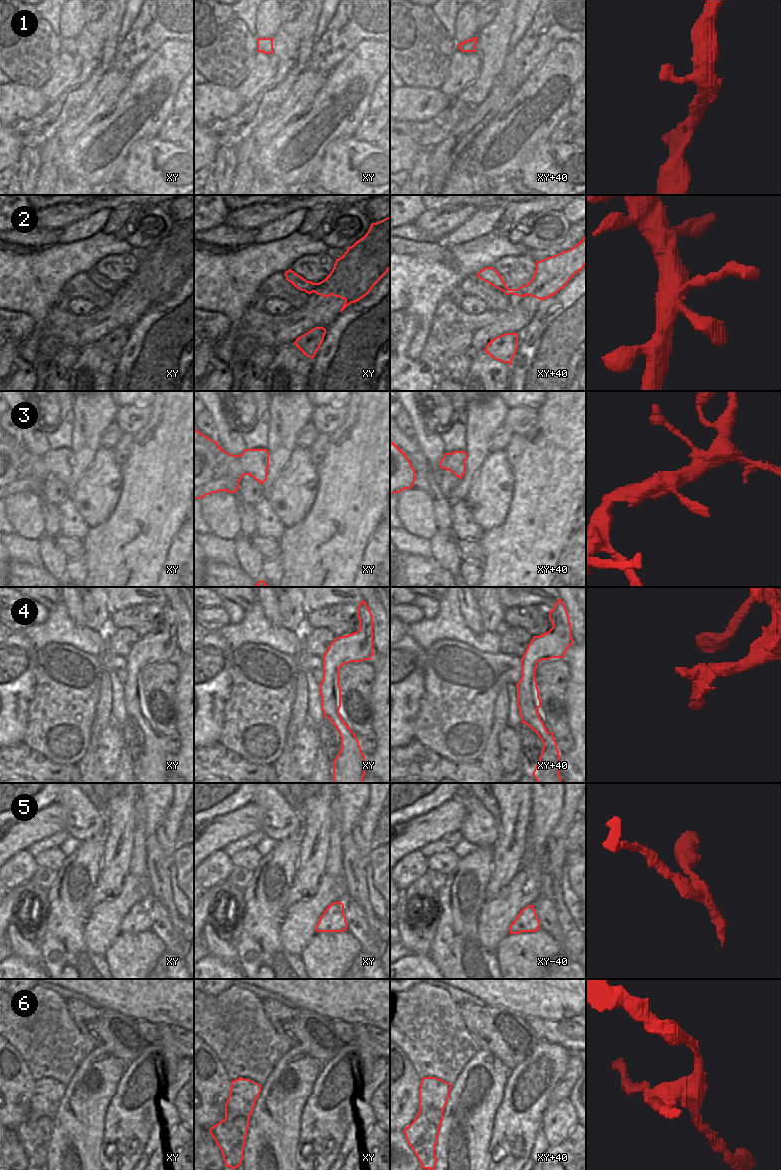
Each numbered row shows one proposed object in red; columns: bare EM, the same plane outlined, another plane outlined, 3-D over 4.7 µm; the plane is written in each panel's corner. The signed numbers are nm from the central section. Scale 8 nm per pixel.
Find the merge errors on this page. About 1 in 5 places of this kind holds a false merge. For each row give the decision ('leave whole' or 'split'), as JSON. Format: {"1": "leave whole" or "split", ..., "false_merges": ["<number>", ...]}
{"1": "leave whole", "2": "leave whole", "3": "leave whole", "4": "leave whole", "5": "leave whole", "6": "split", "false_merges": ["6"]}

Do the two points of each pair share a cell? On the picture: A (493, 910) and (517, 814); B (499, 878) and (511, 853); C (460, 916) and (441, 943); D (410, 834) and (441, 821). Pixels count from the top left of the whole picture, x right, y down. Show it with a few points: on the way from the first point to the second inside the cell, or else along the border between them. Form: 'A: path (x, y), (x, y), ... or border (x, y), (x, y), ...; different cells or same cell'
A: border (513, 877), (494, 897), (486, 900); different cells
B: path (502, 872), (507, 859); same cell
C: path (458, 923), (457, 927), (448, 936); same cell
D: path (418, 832), (433, 825); same cell

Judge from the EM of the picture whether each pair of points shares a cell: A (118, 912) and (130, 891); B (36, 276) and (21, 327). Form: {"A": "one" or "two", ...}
{"A": "one", "B": "two"}

